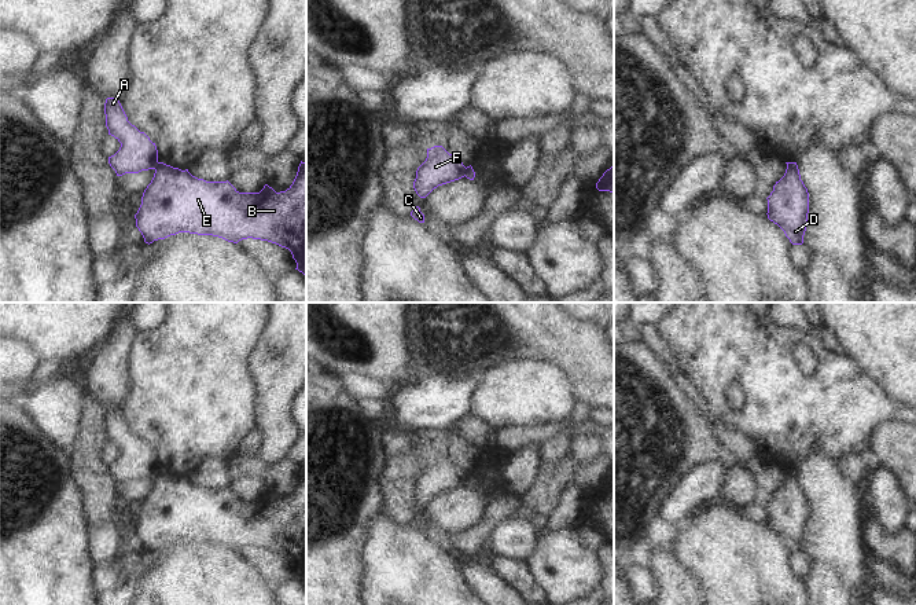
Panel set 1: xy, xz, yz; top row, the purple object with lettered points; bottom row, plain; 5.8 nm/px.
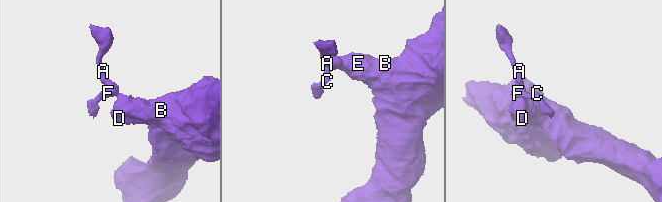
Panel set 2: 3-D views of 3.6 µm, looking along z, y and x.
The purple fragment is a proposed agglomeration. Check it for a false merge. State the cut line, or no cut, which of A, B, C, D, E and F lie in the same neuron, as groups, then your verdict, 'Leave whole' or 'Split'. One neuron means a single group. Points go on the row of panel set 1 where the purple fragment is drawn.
Split along xz (466, 168), (463, 175). Groups: A C F / B D E. Split.

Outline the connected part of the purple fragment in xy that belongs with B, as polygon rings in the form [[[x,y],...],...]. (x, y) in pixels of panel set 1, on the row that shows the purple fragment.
[[[301,161],[293,184],[280,192],[276,192],[268,184],[260,192],[239,192],[228,180],[206,182],[192,176],[188,169],[181,170],[158,162],[154,177],[143,192],[141,205],[135,219],[136,227],[148,245],[179,232],[213,235],[233,243],[247,238],[276,243],[291,252],[297,263],[295,270],[306,276],[306,162]]]

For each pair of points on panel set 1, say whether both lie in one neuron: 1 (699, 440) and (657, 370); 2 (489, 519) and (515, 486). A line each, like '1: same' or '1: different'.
1: same
2: different

